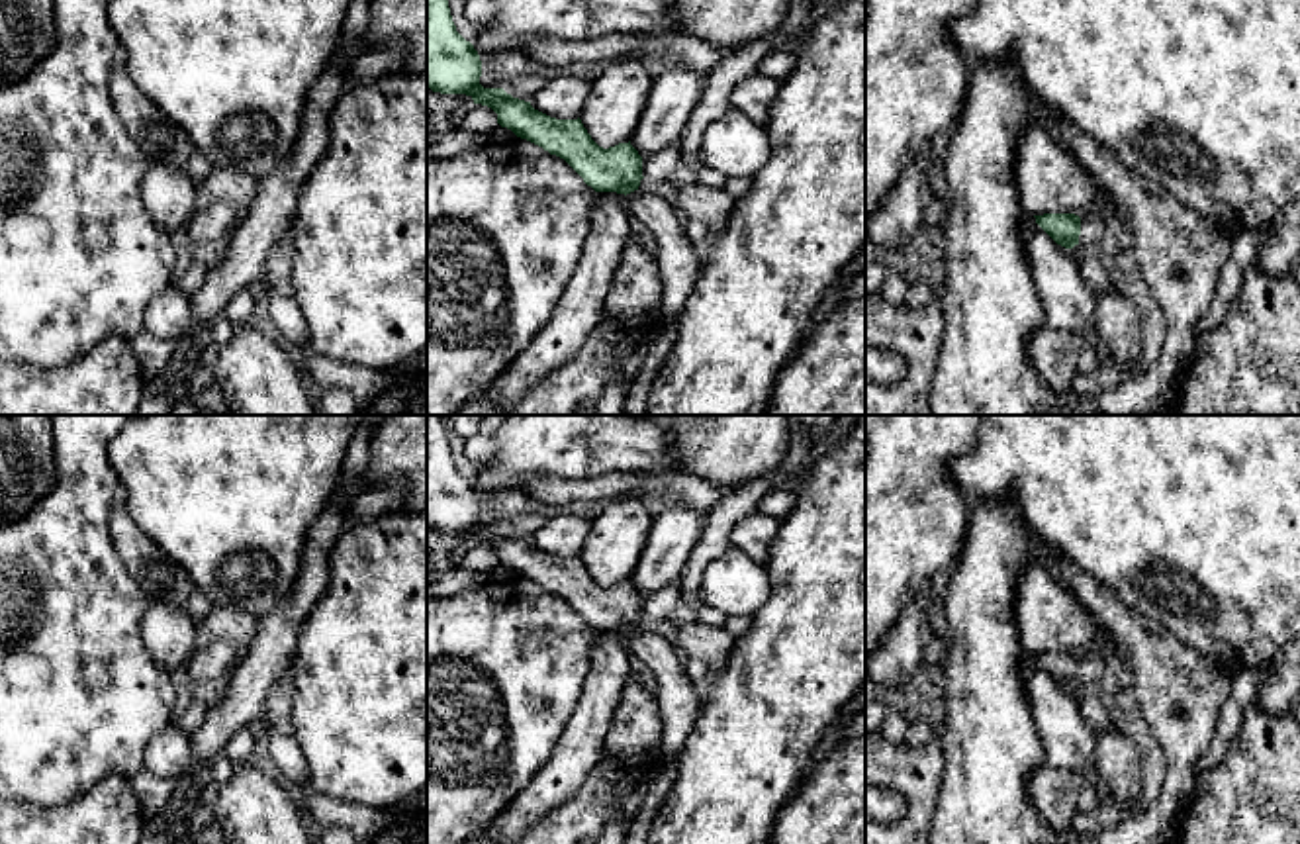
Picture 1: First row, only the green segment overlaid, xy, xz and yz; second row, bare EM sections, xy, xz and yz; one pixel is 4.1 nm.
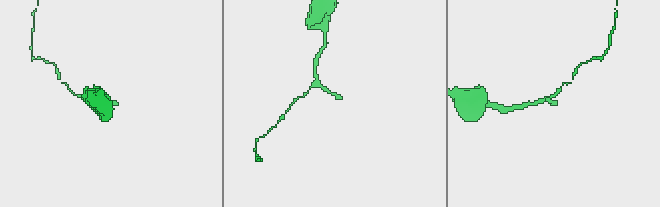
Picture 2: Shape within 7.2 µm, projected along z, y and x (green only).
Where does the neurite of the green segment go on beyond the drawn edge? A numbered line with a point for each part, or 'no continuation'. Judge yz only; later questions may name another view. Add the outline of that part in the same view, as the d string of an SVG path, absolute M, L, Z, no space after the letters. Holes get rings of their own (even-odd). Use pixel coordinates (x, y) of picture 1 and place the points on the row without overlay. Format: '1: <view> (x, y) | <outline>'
1: yz (1093, 664) | M1091 650L1081 654L1079 683L1098 681L1106 670L1106 652Z

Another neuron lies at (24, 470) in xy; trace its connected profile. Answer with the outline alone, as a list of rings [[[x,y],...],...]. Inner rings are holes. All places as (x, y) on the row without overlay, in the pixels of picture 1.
[[[0,415],[0,529],[20,521],[53,484],[47,415]]]

